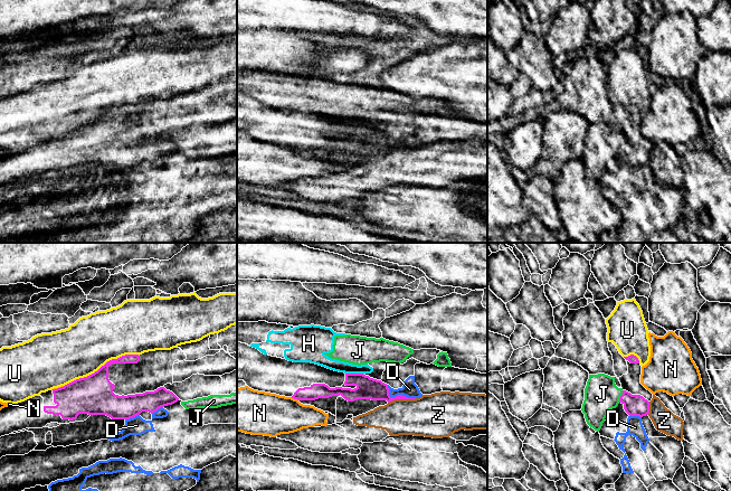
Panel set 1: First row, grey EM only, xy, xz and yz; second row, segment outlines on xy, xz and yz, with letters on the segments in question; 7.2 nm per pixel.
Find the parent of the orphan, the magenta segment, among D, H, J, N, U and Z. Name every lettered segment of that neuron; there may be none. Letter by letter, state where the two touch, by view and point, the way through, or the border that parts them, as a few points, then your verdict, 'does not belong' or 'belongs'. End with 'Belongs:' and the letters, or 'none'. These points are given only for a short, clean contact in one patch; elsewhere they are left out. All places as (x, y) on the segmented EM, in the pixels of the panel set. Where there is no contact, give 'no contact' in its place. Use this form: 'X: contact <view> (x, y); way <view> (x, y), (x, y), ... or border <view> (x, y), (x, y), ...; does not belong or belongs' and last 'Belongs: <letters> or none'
D: contact xz (398, 395); border xz (387, 385), (388, 393), (391, 396), (405, 395), (415, 398); does not belong
H: contact xz (354, 374); border xz (345, 373), (361, 373), (363, 375); does not belong
J: contact yz (620, 396); border yz (623, 390), (618, 402); does not belong
N: contact xz (294, 398); does not belong
U: contact xy (102, 366); does not belong
Z: contact xz (401, 398); does not belong
Belongs: none

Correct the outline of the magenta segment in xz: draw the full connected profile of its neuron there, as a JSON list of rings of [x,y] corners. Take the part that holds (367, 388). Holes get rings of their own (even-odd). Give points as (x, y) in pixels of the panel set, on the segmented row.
[[[237,342],[237,379],[258,391],[292,397],[297,400],[315,400],[341,395],[348,402],[357,399],[387,400],[416,399],[404,395],[391,397],[388,385],[363,374],[344,374],[311,362],[293,362],[262,353],[246,343]]]

